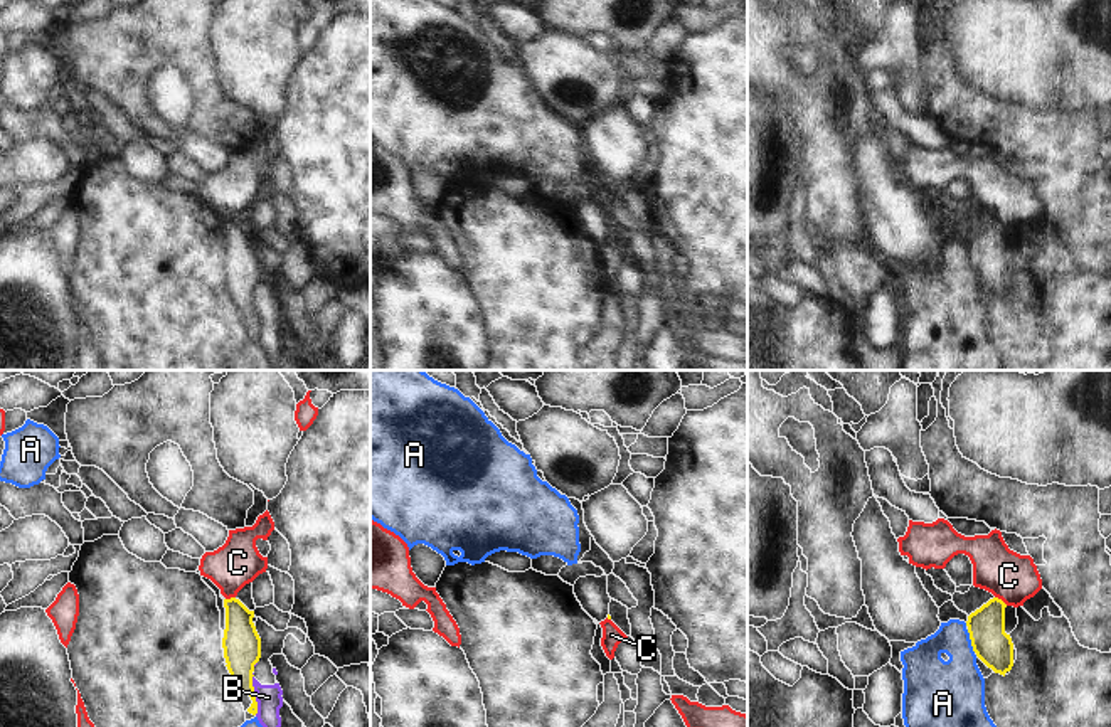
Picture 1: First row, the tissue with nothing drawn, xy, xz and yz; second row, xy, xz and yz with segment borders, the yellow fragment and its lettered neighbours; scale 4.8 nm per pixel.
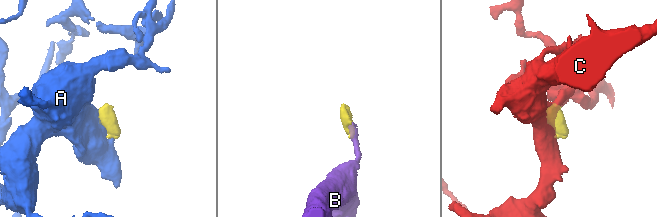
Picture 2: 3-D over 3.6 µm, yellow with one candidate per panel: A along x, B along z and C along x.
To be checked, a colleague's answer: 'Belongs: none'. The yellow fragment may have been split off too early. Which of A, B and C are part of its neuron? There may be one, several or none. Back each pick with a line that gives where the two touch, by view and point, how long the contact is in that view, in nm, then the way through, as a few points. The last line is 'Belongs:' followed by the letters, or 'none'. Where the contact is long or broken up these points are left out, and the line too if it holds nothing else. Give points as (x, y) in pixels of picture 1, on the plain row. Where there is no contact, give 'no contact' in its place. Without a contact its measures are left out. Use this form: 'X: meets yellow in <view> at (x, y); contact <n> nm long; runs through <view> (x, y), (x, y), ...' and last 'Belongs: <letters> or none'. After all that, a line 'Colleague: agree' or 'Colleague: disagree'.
Belongs: none
Colleague: agree

